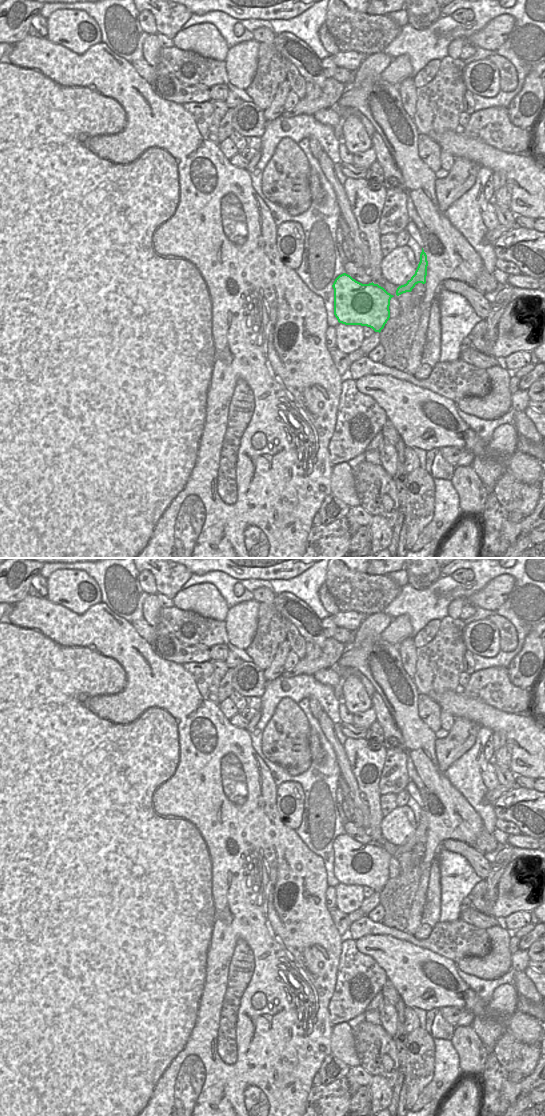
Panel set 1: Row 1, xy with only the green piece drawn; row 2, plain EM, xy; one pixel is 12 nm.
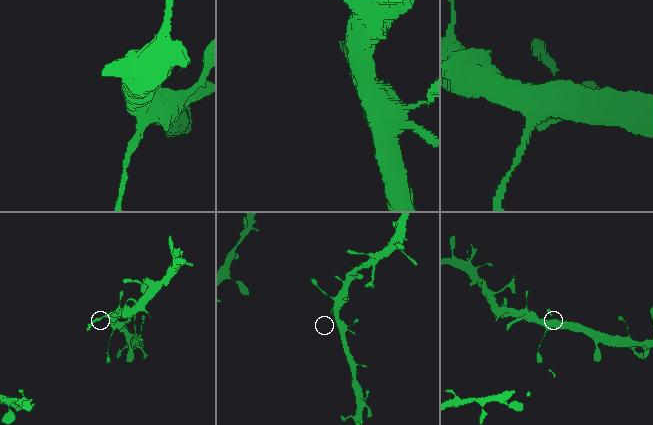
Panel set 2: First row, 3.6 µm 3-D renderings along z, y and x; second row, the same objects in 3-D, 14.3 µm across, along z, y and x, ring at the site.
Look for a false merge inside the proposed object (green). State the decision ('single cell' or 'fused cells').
single cell

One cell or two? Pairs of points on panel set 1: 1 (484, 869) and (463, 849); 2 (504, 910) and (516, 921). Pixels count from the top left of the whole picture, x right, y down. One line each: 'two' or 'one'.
1: one
2: two

